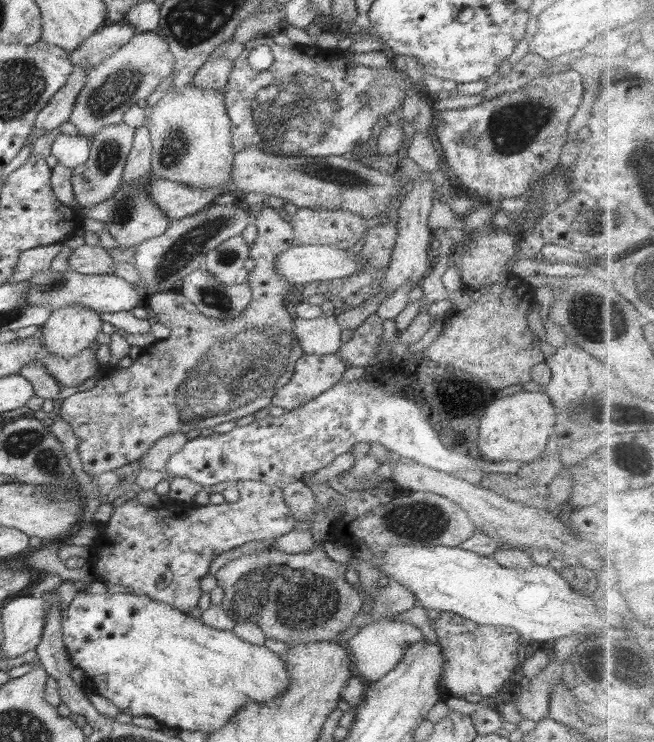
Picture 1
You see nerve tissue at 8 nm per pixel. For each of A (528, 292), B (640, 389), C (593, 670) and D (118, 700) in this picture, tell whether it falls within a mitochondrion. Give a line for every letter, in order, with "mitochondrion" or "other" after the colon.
A: other
B: other
C: other
D: other

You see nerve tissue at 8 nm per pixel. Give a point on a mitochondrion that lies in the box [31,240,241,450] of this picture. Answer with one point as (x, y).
(216, 298)

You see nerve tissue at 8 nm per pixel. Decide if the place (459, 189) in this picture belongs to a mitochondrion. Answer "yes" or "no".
no

